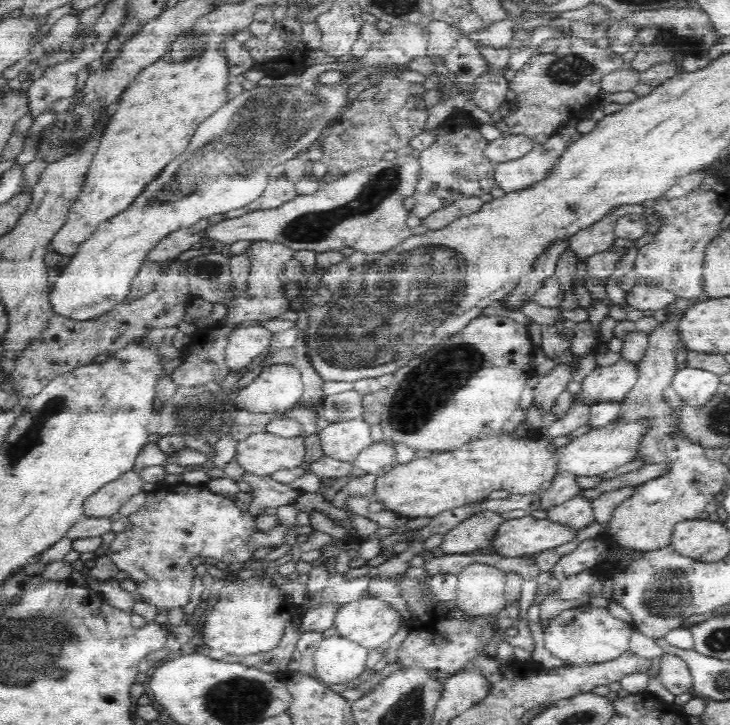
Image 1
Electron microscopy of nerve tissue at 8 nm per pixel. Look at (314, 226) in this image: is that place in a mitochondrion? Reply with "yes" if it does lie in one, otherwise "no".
yes

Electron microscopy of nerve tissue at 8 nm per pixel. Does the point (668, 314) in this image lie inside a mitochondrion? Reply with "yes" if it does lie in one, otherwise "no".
no

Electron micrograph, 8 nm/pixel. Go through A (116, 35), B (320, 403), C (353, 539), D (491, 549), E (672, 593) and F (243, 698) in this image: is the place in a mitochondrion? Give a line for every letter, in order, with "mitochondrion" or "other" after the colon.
A: other
B: other
C: other
D: other
E: mitochondrion
F: mitochondrion

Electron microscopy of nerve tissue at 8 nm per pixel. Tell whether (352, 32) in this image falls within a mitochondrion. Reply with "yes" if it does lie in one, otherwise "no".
no

